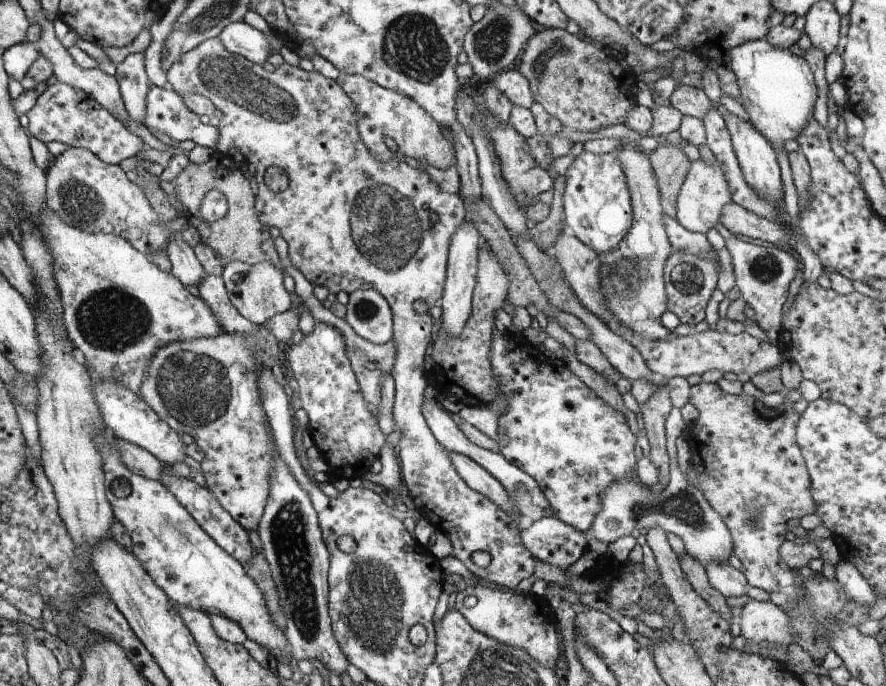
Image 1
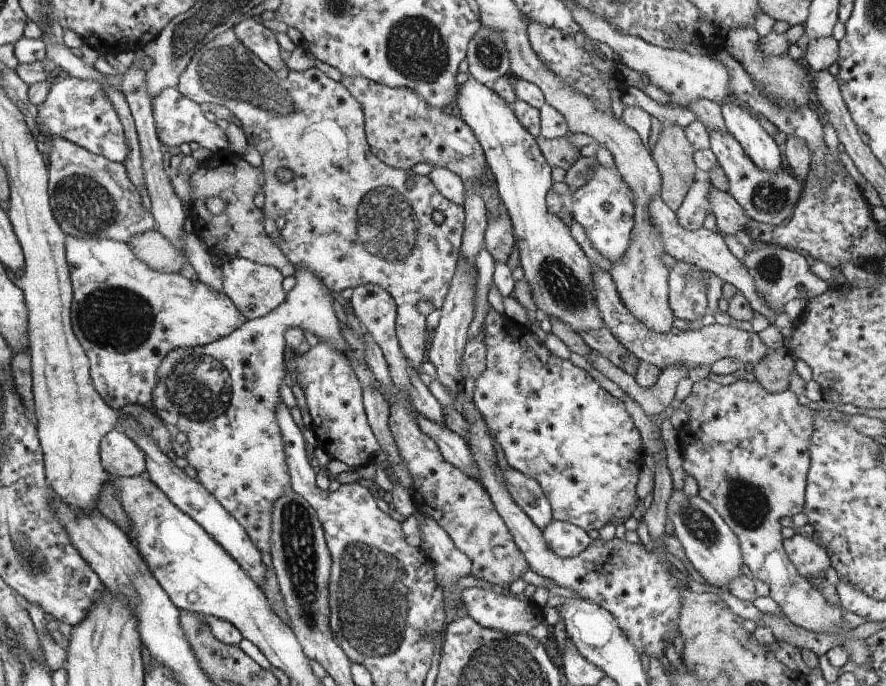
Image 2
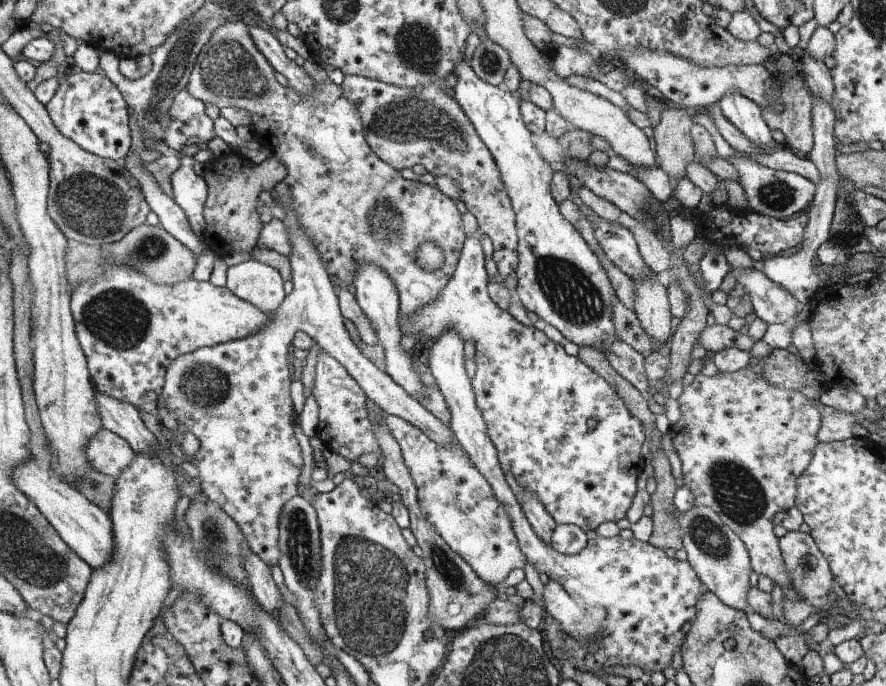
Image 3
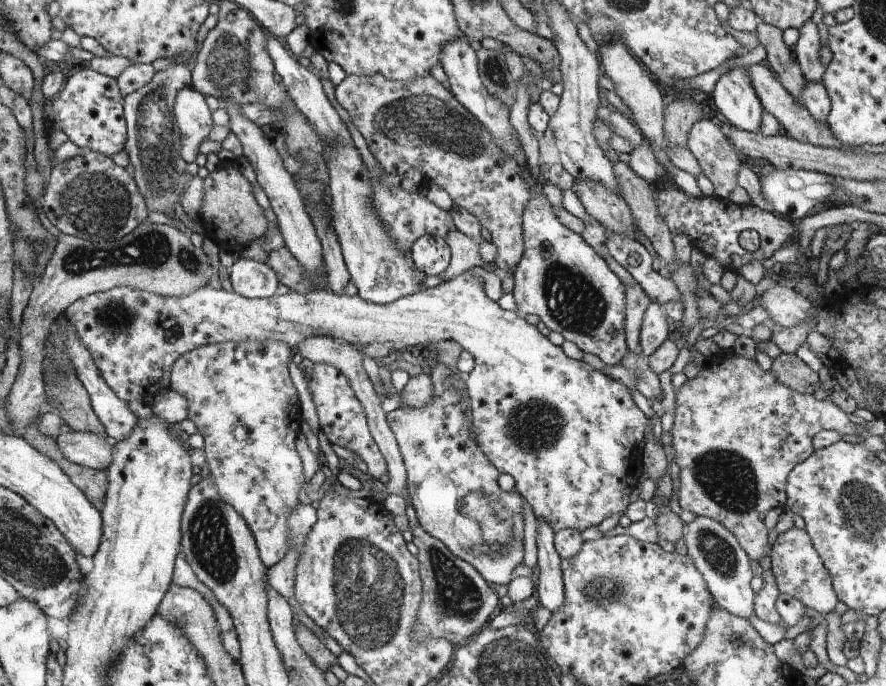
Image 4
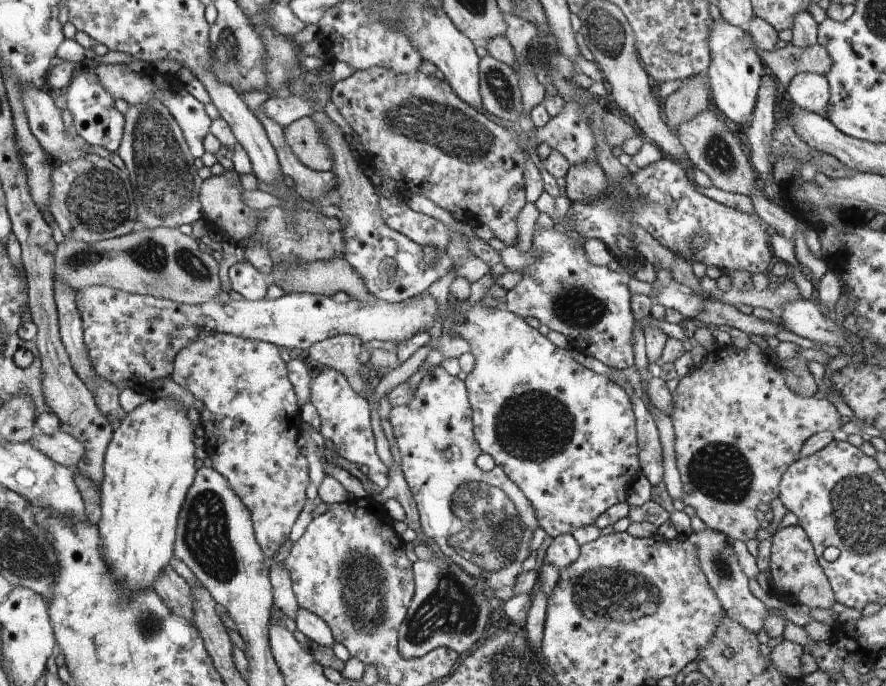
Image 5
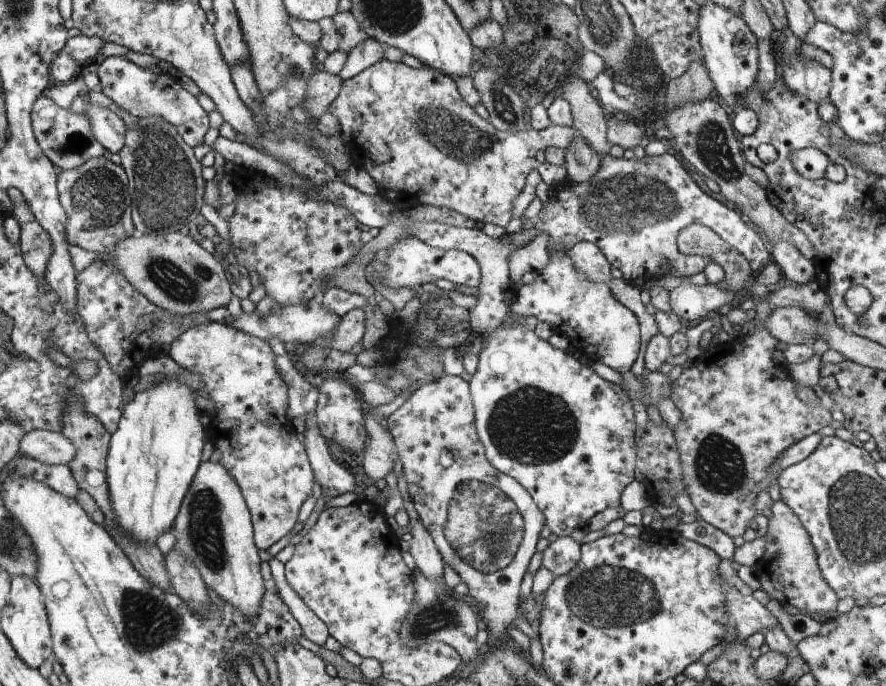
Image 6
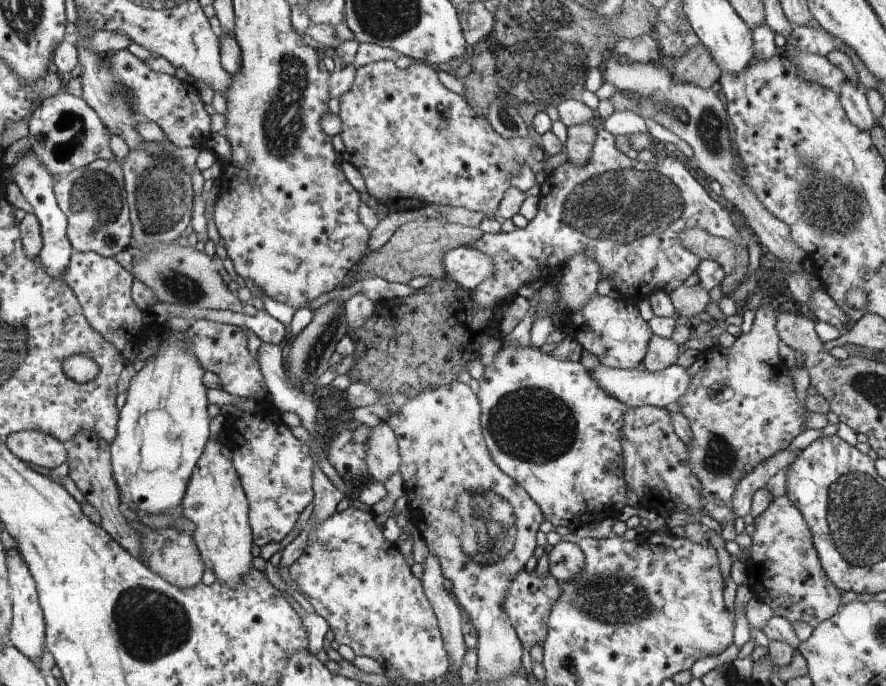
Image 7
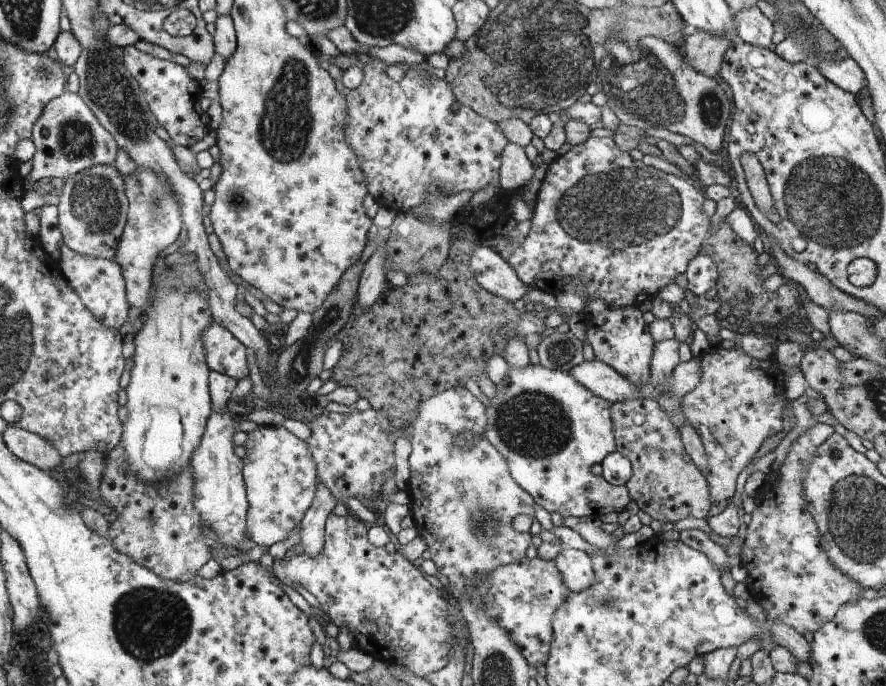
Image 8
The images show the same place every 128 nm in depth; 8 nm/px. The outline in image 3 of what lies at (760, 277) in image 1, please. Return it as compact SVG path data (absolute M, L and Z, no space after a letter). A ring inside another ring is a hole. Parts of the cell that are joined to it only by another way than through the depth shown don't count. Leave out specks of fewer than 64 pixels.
M814 97L812 104L813 148L807 158L818 168L818 172L820 172L820 182L815 184L816 194L814 194L814 198L812 198L812 202L810 202L807 211L809 219L806 224L804 240L799 249L795 249L789 254L768 255L764 256L762 260L764 263L762 274L764 274L770 282L786 288L786 290L798 300L800 306L803 307L805 311L811 307L819 290L823 289L823 278L816 271L815 255L818 248L832 238L830 229L838 200L838 180L841 178L840 174L838 174L838 168L836 168L837 147L835 145L835 122L837 118L835 117L834 110L830 108L830 104L824 102L822 98Z

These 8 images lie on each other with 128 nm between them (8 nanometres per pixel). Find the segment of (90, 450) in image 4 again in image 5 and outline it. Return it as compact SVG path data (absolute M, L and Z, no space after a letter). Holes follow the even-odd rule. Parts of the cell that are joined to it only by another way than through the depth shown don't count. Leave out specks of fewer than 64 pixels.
M35 428L35 435L29 442L34 448L44 452L56 463L67 468L77 466L86 454L82 442L61 431L48 436L48 434L44 434L44 432L40 432L38 428Z

